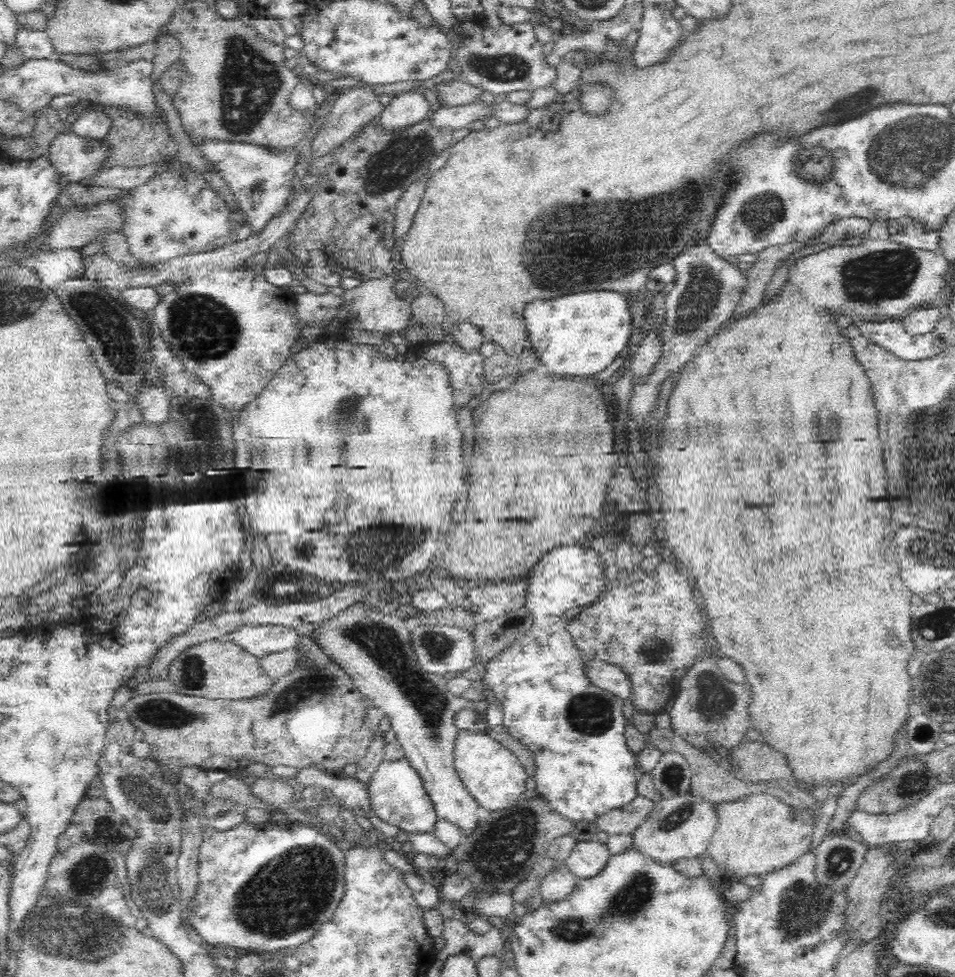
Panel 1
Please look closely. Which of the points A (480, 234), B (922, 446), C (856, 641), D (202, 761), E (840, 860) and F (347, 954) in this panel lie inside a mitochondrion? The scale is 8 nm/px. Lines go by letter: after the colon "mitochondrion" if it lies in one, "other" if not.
A: other
B: mitochondrion
C: other
D: other
E: mitochondrion
F: other

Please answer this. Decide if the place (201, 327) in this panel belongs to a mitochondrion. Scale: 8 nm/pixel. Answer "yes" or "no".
yes

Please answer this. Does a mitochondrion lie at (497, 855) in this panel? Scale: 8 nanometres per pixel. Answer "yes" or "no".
yes

